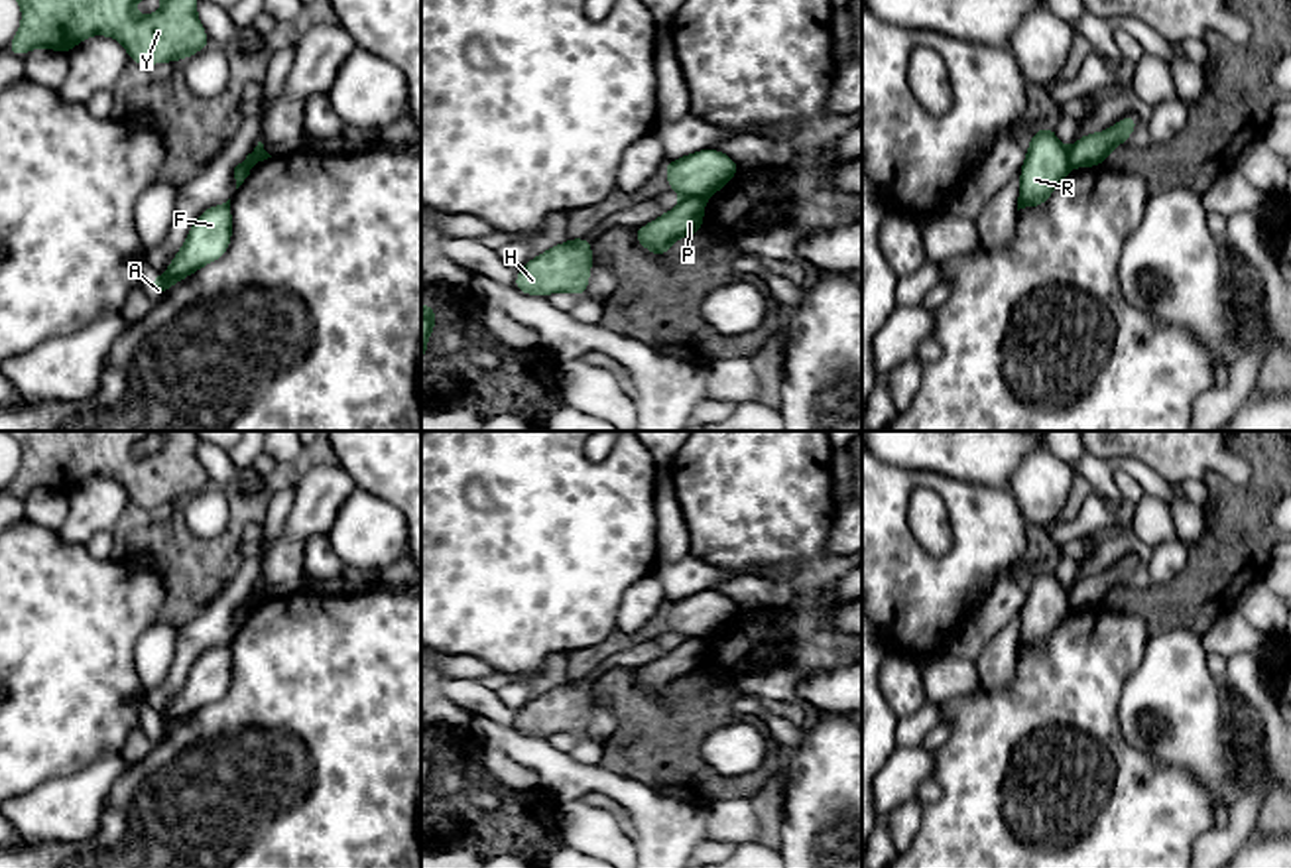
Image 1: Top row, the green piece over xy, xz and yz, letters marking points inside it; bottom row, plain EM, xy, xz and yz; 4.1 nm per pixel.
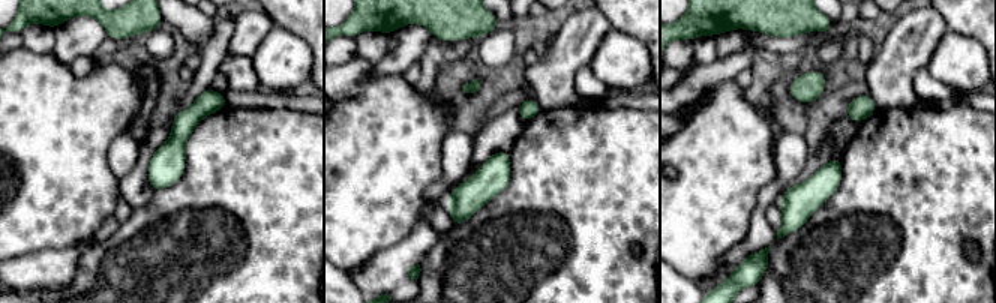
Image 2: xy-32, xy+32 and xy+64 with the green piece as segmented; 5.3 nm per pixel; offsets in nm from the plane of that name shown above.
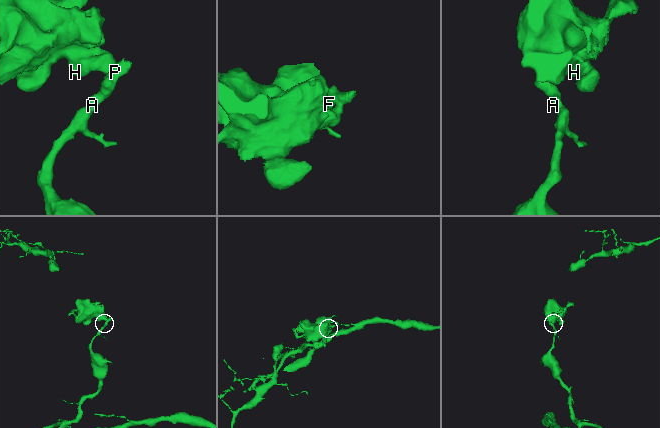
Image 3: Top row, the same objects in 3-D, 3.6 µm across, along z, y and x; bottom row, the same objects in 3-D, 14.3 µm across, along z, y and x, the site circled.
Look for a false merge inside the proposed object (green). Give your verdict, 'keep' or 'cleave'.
cleave

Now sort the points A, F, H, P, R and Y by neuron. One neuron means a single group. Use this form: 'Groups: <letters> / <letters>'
Groups: A F R / H P Y

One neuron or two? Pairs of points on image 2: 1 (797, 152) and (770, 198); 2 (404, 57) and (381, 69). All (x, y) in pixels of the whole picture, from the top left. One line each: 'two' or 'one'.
1: one
2: one

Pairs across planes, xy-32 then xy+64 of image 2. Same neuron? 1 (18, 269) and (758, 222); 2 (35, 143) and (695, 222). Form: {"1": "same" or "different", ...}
{"1": "same", "2": "same"}

